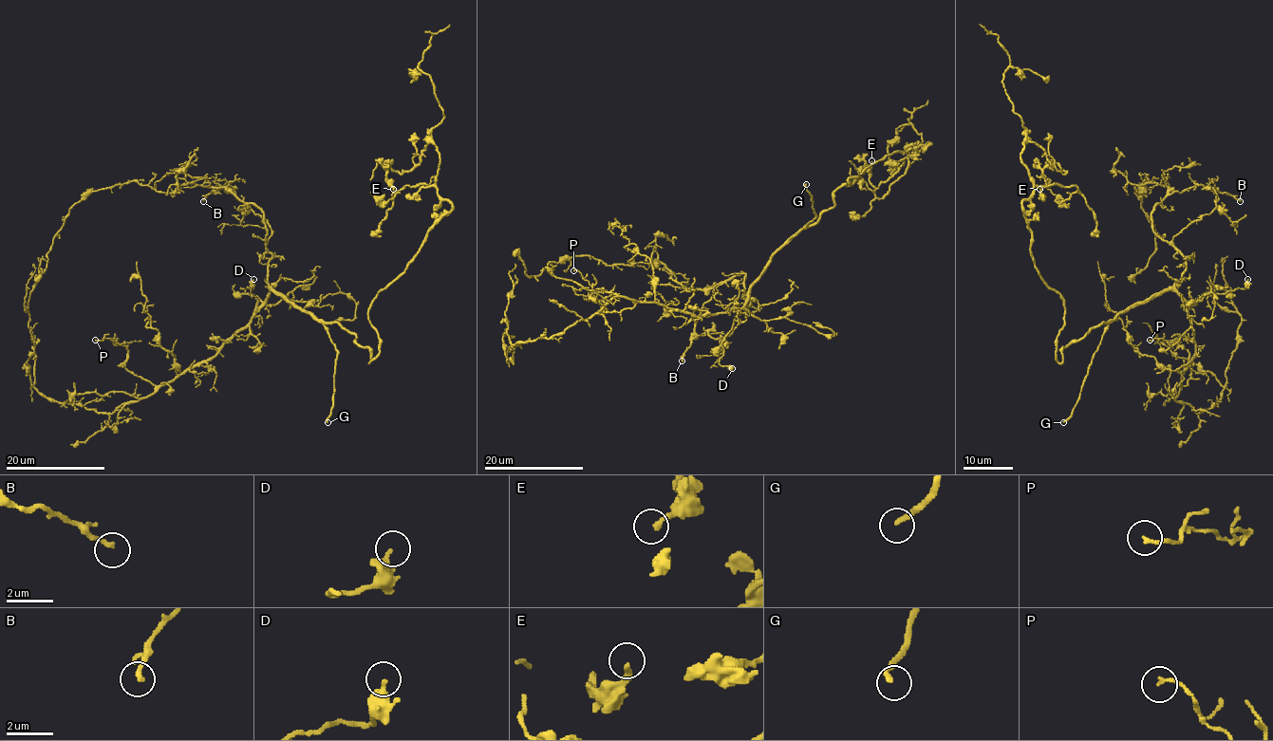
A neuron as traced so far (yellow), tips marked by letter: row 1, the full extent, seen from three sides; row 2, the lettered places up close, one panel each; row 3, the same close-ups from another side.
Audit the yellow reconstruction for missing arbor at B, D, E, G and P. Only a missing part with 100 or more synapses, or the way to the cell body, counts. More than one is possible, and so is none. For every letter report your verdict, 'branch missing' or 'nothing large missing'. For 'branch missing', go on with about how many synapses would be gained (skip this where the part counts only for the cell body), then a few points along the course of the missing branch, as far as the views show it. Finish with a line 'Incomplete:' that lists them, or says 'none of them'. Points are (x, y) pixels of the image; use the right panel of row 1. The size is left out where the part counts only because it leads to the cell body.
B: nothing large missing
D: nothing large missing
E: nothing large missing
G: branch missing
P: nothing large missing
Incomplete: G

